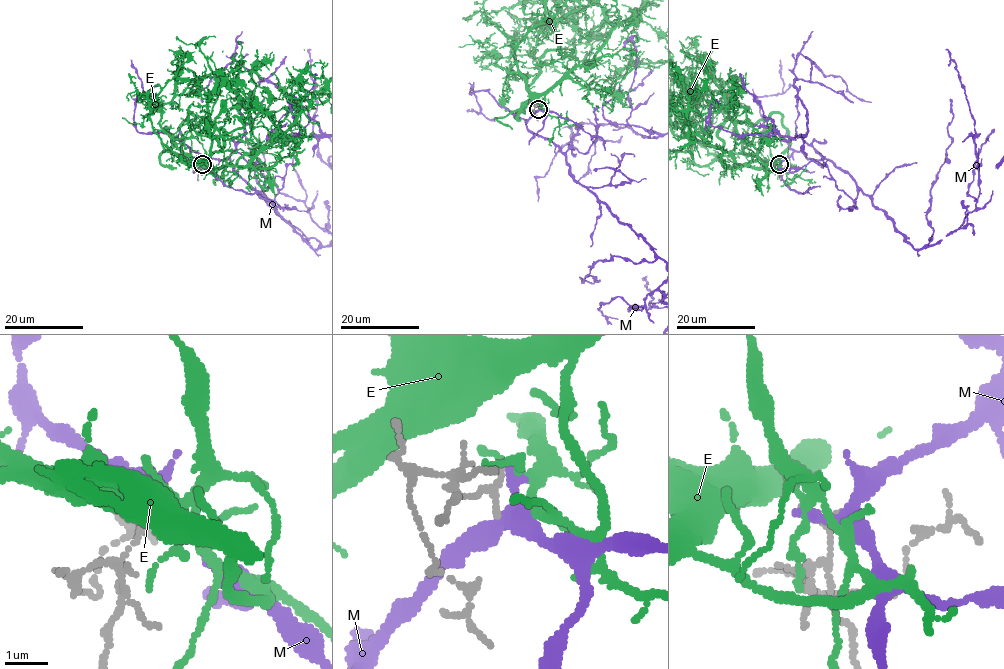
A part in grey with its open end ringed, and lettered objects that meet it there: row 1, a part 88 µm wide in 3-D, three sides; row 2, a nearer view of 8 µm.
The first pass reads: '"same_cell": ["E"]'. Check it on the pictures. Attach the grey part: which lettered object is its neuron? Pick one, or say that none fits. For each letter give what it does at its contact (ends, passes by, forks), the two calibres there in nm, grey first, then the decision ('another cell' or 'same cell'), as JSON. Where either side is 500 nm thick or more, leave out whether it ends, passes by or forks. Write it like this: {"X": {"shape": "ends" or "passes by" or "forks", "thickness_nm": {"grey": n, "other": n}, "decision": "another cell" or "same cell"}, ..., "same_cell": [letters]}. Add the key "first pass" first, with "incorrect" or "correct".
{"first pass": "incorrect", "E": {"shape": "forks", "thickness_nm": {"grey": 100, "other": 160}, "decision": "another cell"}, "M": {"shape": "forks", "thickness_nm": {"grey": 120, "other": 360}, "decision": "another cell"}, "same_cell": []}

